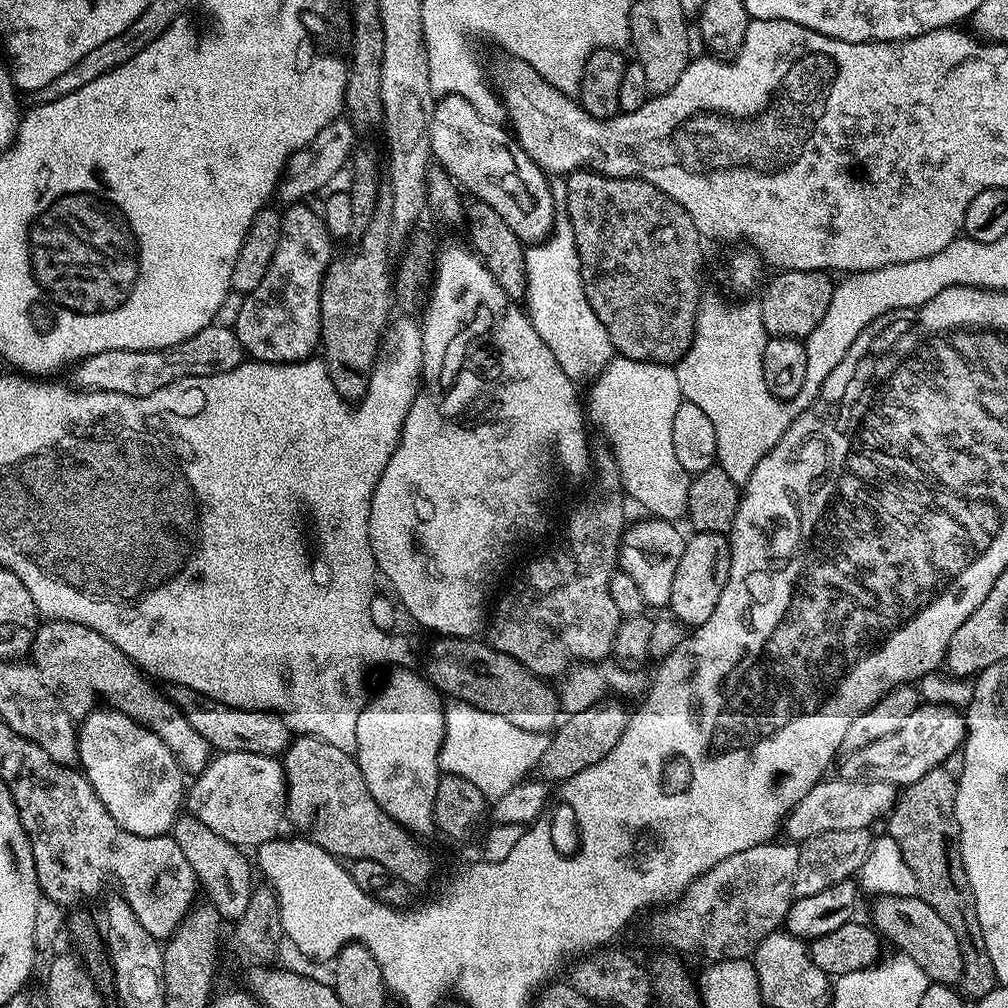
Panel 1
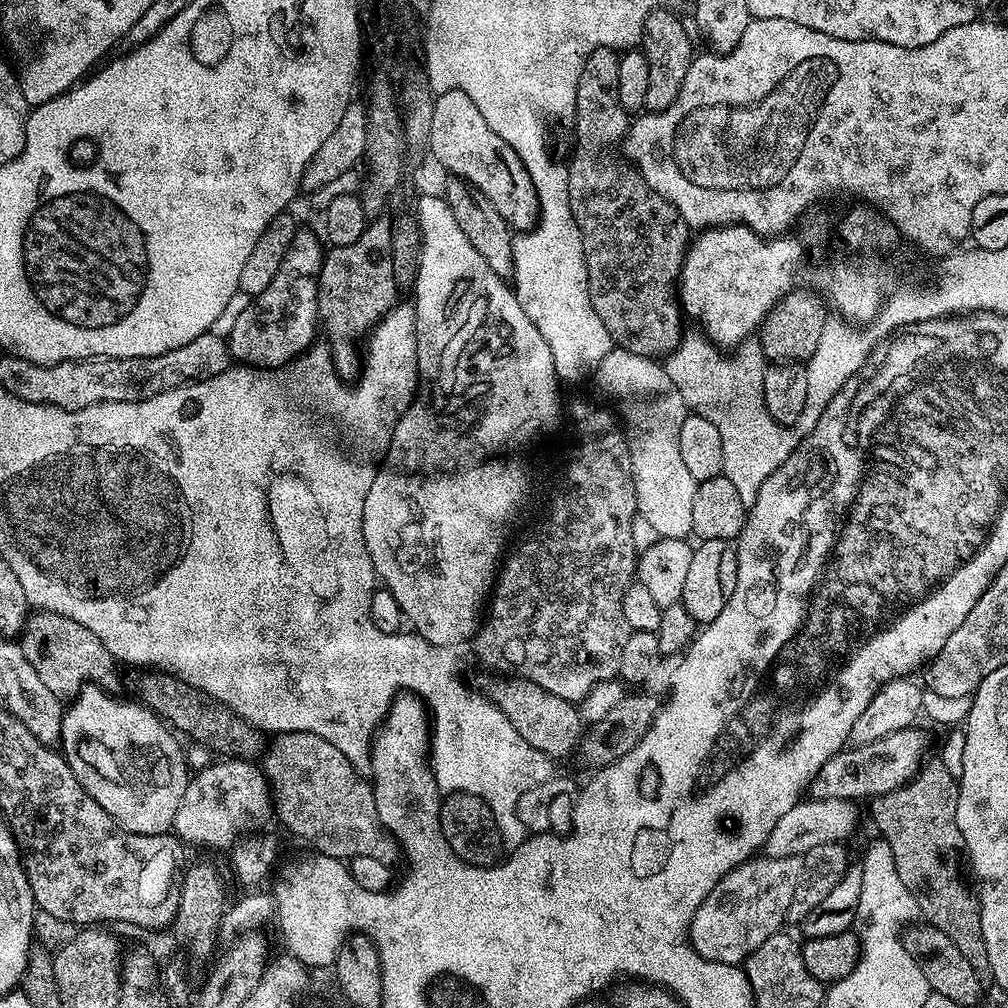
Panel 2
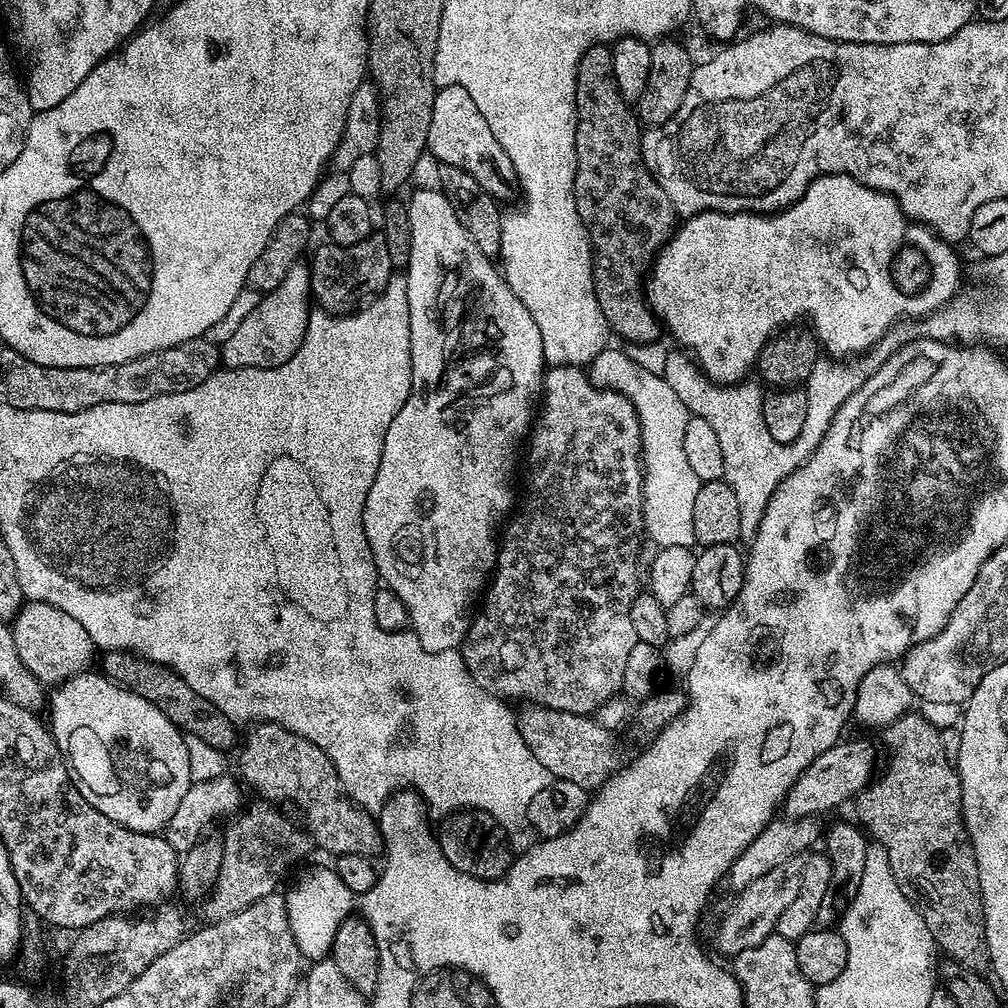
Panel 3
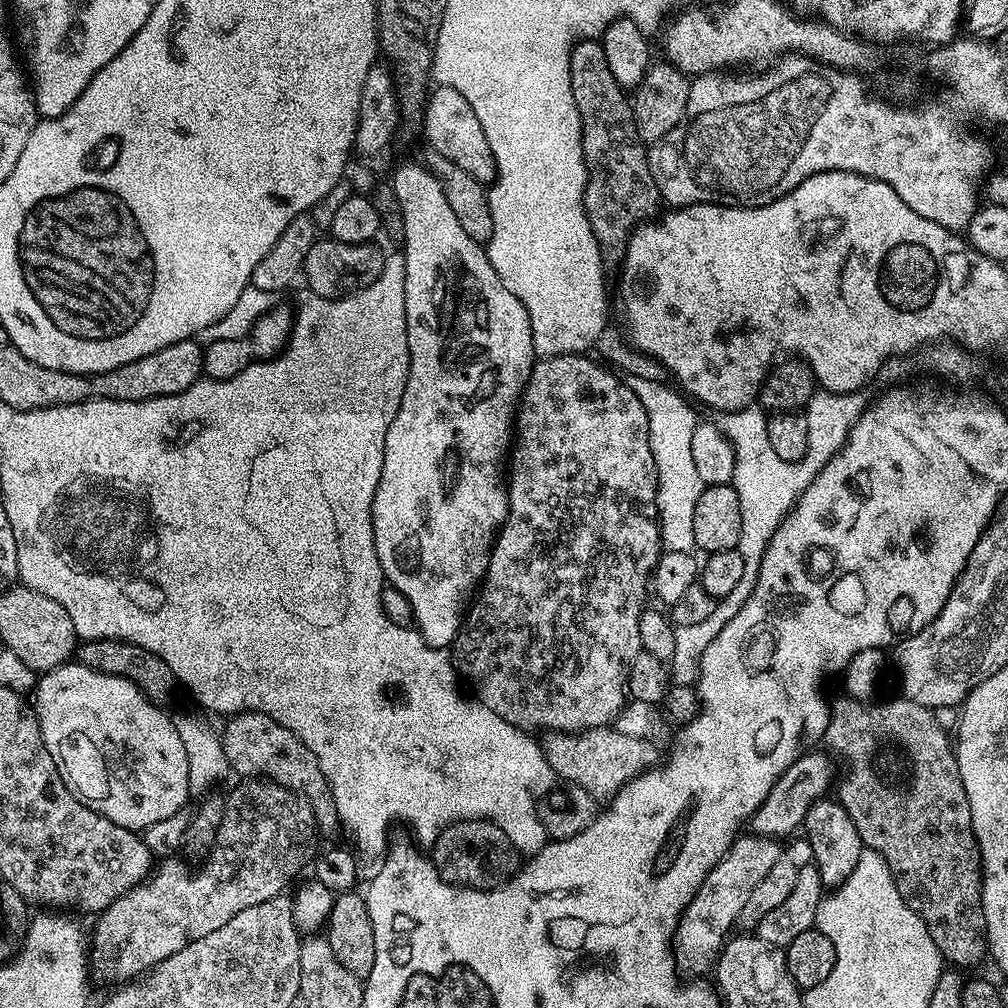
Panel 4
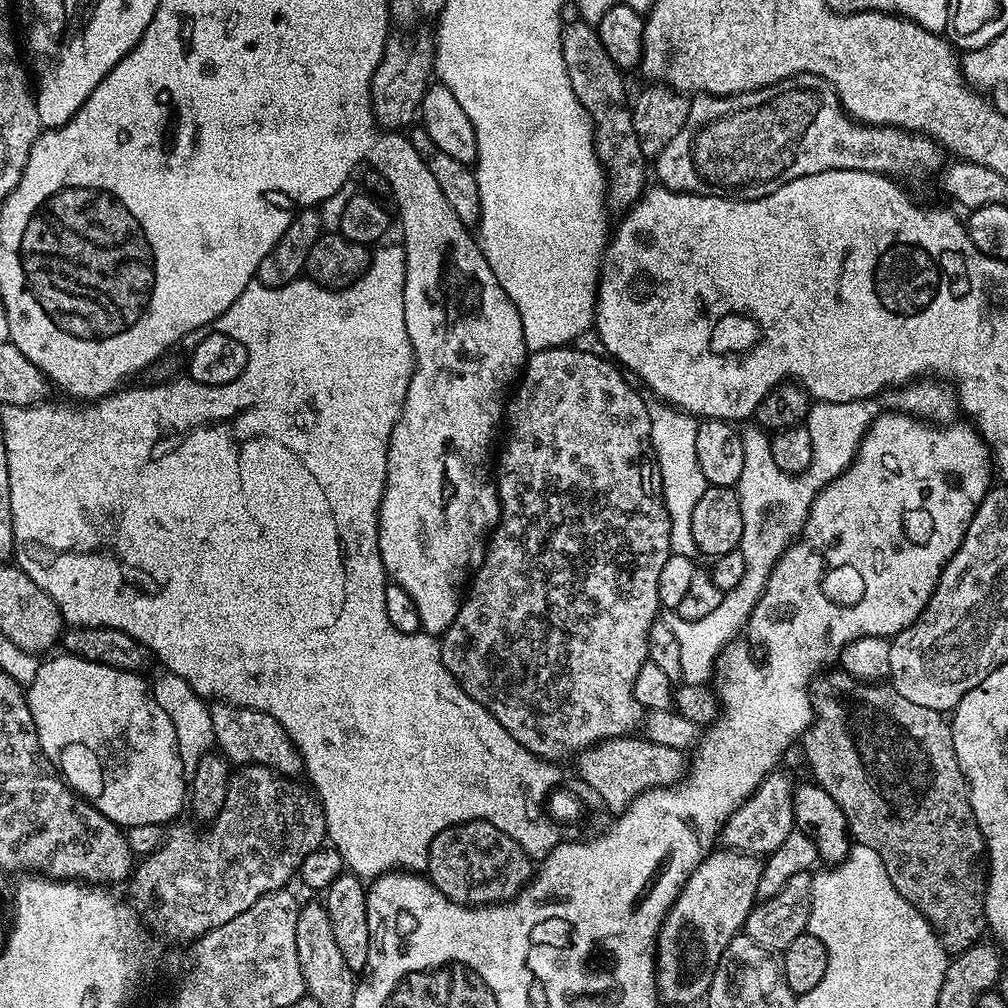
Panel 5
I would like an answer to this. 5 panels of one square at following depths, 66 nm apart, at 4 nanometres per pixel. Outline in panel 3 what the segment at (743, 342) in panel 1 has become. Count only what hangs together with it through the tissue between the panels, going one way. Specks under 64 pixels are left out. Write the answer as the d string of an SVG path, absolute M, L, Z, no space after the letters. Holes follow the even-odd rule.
M675 351L664 360L663 378L670 382L670 390L682 398L689 413L710 422L714 434L718 434L718 443L722 445L722 458L718 464L724 467L722 478L738 497L740 535L751 538L762 522L766 506L772 502L774 490L795 468L810 458L808 448L791 448L789 444L774 442L770 430L766 430L764 396L760 392L761 385L755 379L721 386L709 380L683 351Z

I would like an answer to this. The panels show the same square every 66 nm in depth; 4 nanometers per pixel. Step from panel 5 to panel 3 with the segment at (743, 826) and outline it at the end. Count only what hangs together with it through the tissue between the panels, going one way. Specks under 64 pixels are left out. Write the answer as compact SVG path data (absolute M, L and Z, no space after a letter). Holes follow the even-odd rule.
M852 740L849 744L837 742L822 754L814 758L802 770L802 774L790 786L784 796L782 812L785 817L799 818L802 816L819 817L819 812L828 812L839 804L844 804L859 796L863 788L868 787L873 779L872 752L860 740Z

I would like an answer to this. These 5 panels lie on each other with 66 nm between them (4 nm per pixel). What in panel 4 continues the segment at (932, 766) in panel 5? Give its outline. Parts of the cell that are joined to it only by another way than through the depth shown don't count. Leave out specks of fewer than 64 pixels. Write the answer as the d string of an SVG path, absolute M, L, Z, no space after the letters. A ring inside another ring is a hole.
M897 698L876 704L843 699L831 701L828 725L822 737L823 747L833 757L841 756L848 767L838 780L840 805L850 814L864 847L882 854L898 886L898 894L926 922L926 930L930 930L930 938L934 938L941 957L960 970L982 963L989 955L982 902L984 870L980 866L980 847L972 829L970 802L966 802L966 786L962 786L950 732L940 725L936 717L939 715L933 709L913 700Z

